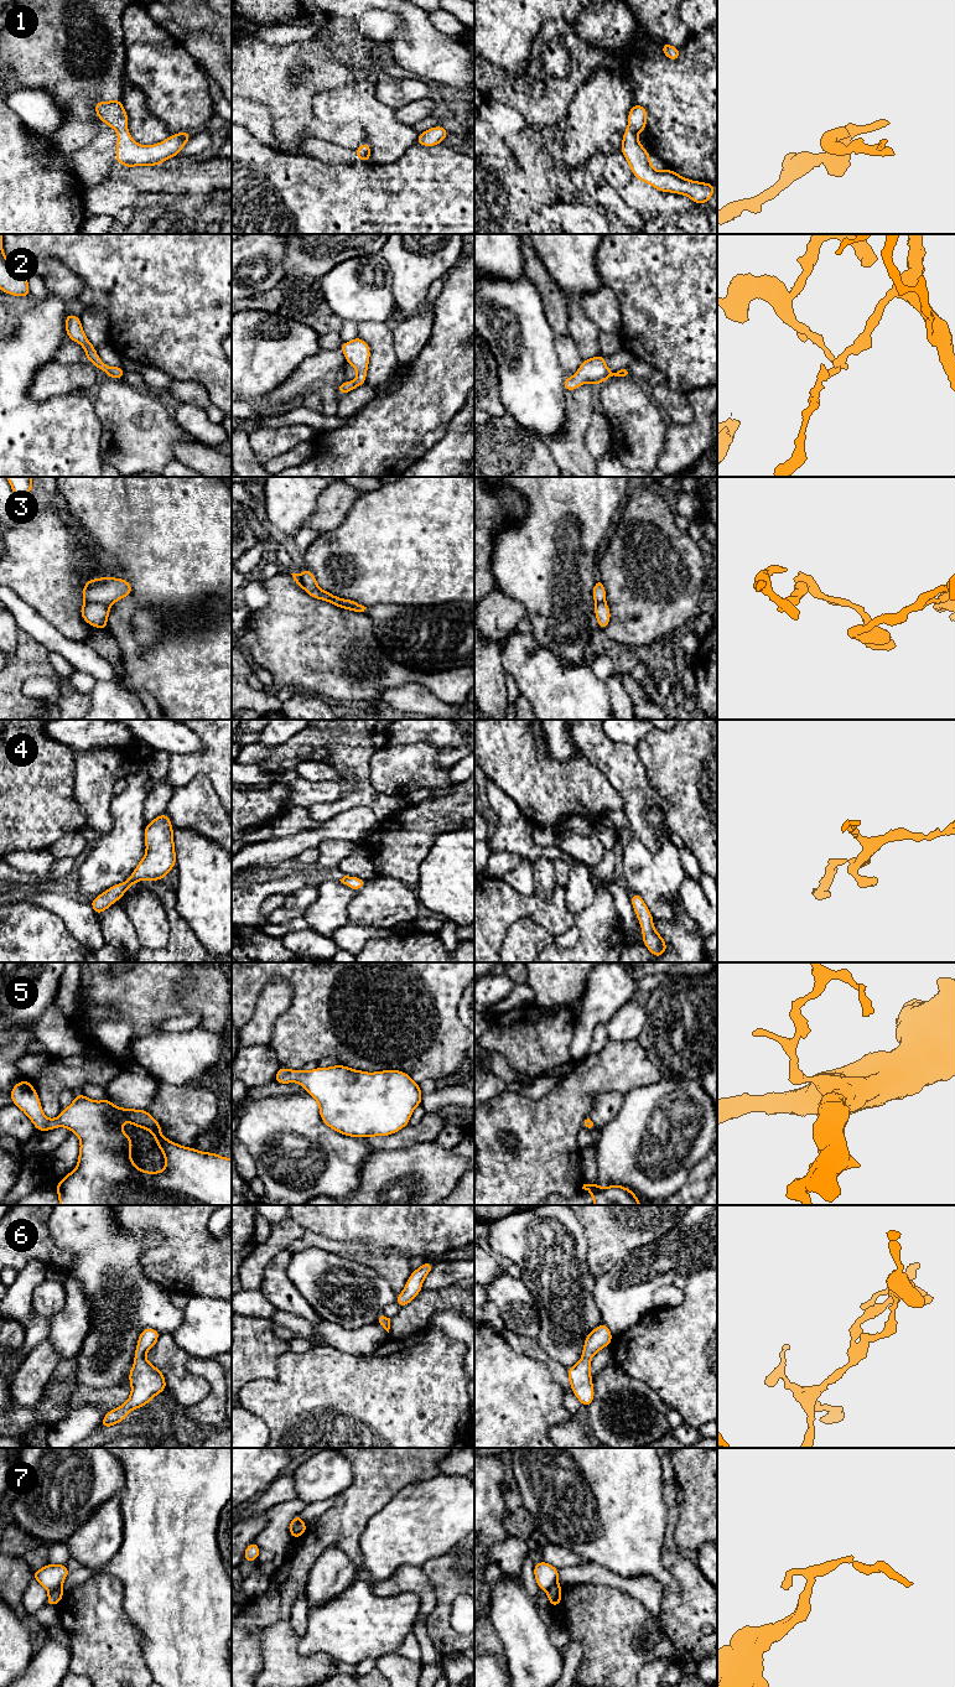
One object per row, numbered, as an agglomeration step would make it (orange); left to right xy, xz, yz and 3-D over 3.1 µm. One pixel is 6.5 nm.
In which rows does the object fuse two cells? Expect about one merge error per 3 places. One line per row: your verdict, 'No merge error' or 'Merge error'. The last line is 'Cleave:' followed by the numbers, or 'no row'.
1: No merge error
2: No merge error
3: Merge error
4: No merge error
5: No merge error
6: No merge error
7: Merge error
Cleave: 3, 7

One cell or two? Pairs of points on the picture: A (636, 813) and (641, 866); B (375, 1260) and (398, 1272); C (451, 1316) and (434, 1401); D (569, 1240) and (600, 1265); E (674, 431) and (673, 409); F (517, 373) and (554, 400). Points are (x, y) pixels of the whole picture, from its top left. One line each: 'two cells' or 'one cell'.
A: two cells
B: one cell
C: two cells
D: two cells
E: two cells
F: one cell

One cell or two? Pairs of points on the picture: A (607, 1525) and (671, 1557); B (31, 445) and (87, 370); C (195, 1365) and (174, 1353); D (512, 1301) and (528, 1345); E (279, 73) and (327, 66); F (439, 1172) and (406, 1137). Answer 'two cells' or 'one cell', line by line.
A: two cells
B: two cells
C: two cells
D: two cells
E: one cell
F: two cells

